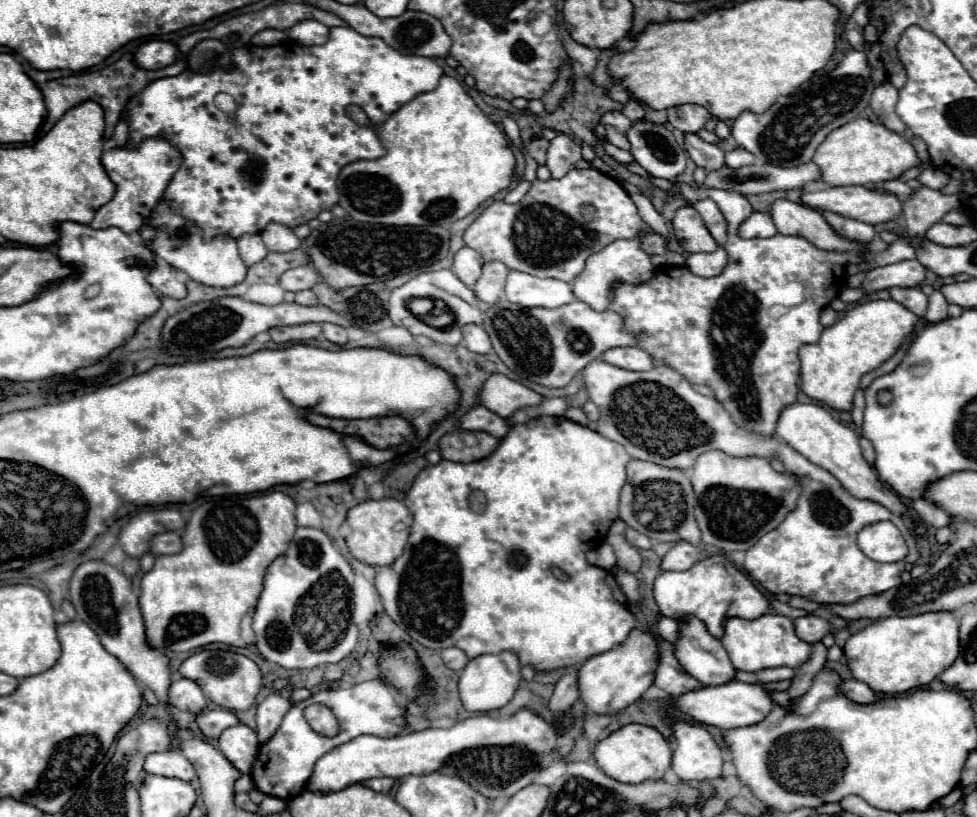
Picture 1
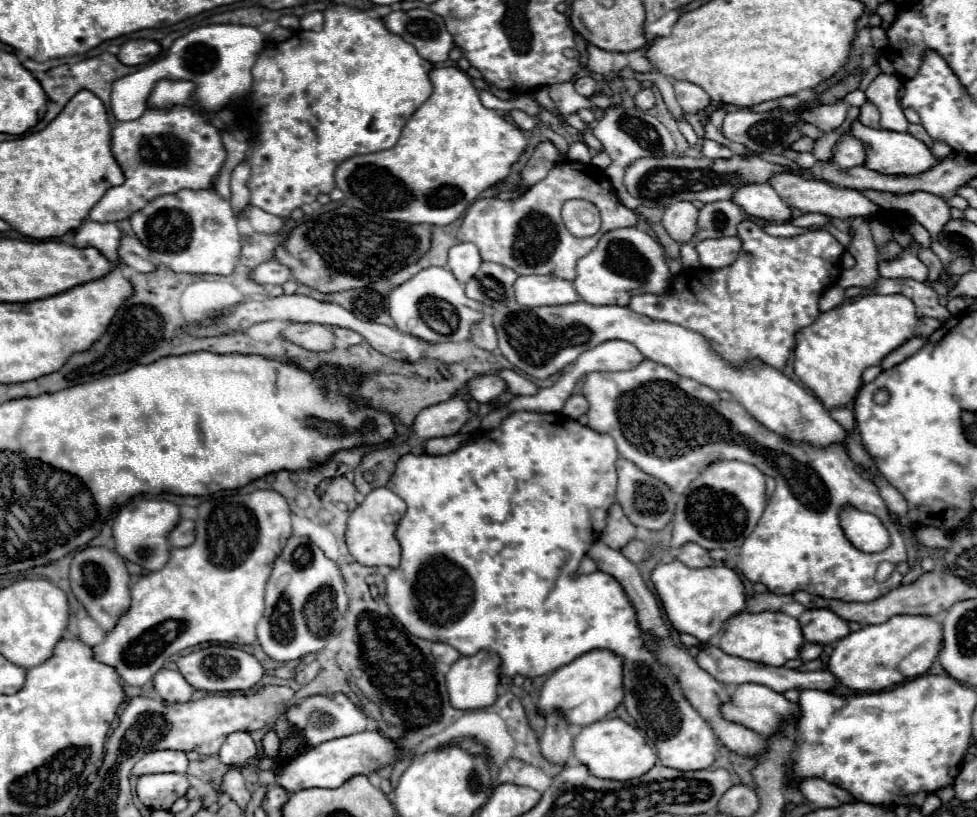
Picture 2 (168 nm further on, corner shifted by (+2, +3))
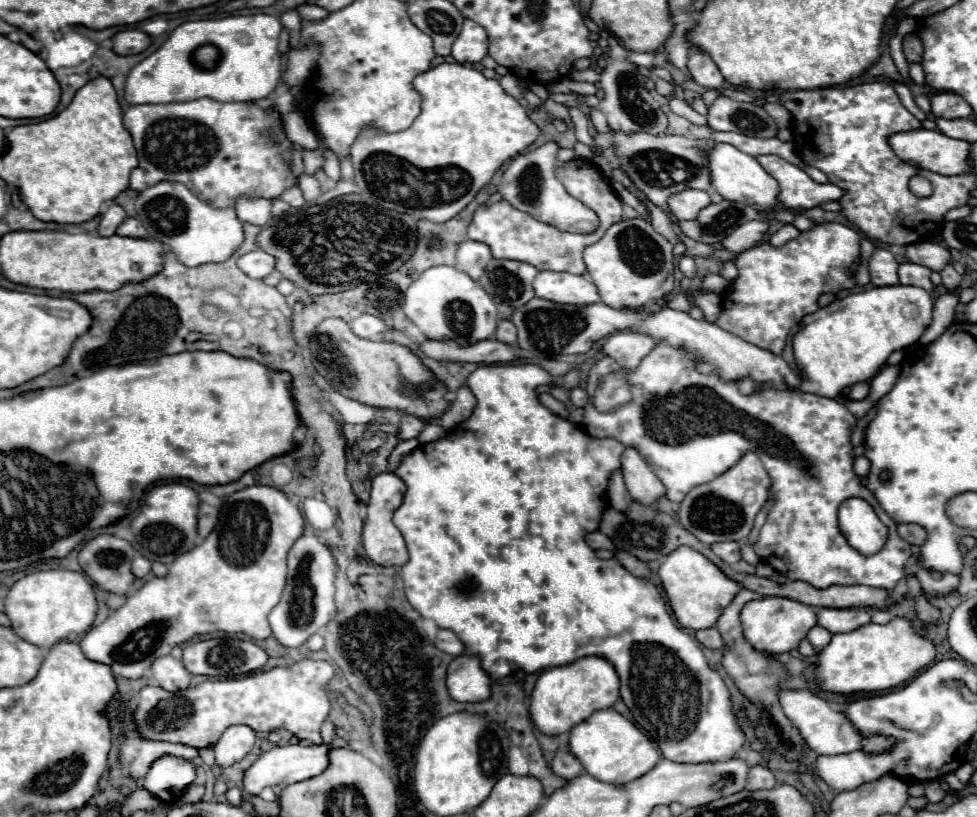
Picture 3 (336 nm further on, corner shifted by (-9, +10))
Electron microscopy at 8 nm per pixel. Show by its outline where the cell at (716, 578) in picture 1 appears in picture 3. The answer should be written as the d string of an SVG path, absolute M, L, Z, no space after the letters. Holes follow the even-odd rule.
M683 546L671 552L659 568L659 578L663 580L663 588L669 596L671 608L683 628L691 630L703 630L715 626L717 618L721 616L723 608L731 604L735 598L735 592L739 592L741 584L737 580L731 580L717 564L713 564L703 554Z

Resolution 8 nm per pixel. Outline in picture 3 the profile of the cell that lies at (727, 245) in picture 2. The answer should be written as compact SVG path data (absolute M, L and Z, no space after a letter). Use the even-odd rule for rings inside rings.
M753 220L753 222L745 222L741 224L733 234L729 234L721 246L725 250L729 250L733 256L739 256L741 252L753 248L763 236L765 236L765 230L767 230L767 224L765 222L759 222L759 220Z

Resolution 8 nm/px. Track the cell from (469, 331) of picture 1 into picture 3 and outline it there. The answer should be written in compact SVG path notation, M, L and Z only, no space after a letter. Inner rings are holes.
M499 320L495 338L497 338L499 342L505 342L505 344L515 344L515 342L517 342L517 328L513 326L511 320Z

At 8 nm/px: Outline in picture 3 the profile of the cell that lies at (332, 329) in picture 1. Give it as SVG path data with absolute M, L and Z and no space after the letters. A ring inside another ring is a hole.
M363 314L351 322L351 330L361 338L371 340L371 338L379 338L385 332L385 322L379 320L377 316Z

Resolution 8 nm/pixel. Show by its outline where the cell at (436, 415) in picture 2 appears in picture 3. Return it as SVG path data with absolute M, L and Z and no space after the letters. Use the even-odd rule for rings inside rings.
M405 414L401 418L401 430L399 430L399 438L401 440L409 440L409 438L417 438L421 434L421 430L431 424L433 420L423 420L423 418L417 418L413 414Z

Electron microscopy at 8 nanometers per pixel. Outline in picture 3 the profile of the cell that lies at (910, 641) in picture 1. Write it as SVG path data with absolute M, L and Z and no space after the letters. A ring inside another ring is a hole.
M893 618L889 624L865 624L853 632L833 634L833 640L819 652L817 680L823 690L853 694L895 688L935 660L935 644L907 618Z

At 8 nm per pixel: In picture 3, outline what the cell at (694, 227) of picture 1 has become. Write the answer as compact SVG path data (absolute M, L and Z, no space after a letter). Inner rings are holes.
M687 188L687 190L669 198L669 208L679 222L695 220L695 216L709 204L711 204L711 200L709 200L707 192L691 190L691 188Z

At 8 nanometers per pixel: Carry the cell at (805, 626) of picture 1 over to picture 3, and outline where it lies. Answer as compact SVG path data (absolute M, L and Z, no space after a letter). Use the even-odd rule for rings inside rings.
M817 608L817 624L827 628L831 634L851 632L871 622L867 610L839 610L839 608Z

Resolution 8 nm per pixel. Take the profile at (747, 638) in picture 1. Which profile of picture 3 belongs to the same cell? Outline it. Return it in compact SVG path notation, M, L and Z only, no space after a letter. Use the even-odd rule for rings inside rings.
M771 596L771 598L747 602L741 610L741 624L743 624L745 640L755 650L767 652L769 656L777 656L777 654L797 650L801 640L807 636L807 632L817 624L817 620L815 620L815 610L811 610L811 606L789 598Z

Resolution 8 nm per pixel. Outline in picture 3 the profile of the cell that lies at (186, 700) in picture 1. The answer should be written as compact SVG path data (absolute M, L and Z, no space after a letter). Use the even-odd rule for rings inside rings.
M163 656L157 658L151 664L151 678L165 690L177 692L177 690L187 690L191 686L191 674L187 668L175 660L173 656Z

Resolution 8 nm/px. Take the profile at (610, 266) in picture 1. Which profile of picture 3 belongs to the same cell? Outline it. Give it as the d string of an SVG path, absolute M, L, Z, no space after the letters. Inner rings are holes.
M643 218L613 224L599 242L585 248L583 260L601 300L611 308L641 308L649 300L665 298L675 286L675 280L667 280L675 272L673 244Z

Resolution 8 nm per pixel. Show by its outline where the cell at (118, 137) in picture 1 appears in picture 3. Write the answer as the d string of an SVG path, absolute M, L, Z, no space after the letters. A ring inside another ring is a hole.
M256 13L229 14L224 17L185 22L177 26L167 42L149 58L141 60L127 76L125 100L129 104L163 104L185 102L197 98L213 98L219 102L255 102L275 92L281 76L281 56L277 52L277 38L281 22L275 16Z

